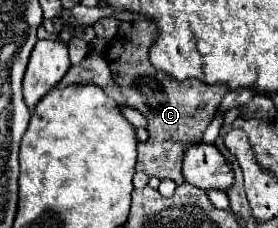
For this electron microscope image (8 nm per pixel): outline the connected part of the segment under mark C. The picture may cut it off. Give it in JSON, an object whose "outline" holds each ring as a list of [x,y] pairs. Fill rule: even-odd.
{"outline":[[[135,18],[131,22],[123,22],[117,36],[113,38],[113,42],[109,44],[107,52],[105,52],[105,60],[109,62],[109,68],[113,72],[113,80],[121,86],[121,92],[123,96],[127,98],[127,104],[131,108],[137,108],[141,114],[147,116],[149,124],[147,124],[147,130],[151,134],[149,142],[147,144],[139,144],[137,146],[137,170],[141,172],[147,172],[149,176],[159,176],[159,178],[171,178],[175,180],[175,184],[183,184],[185,178],[183,178],[183,172],[181,172],[181,166],[183,166],[183,152],[189,144],[195,144],[201,140],[205,128],[209,126],[211,118],[215,116],[215,110],[219,110],[219,102],[223,100],[223,94],[227,94],[227,86],[223,84],[203,84],[195,78],[191,80],[175,80],[171,76],[167,76],[165,72],[161,70],[155,70],[149,62],[149,50],[151,50],[151,44],[155,40],[155,34],[159,34],[155,30],[155,24],[153,22],[147,22],[145,18]]]}

